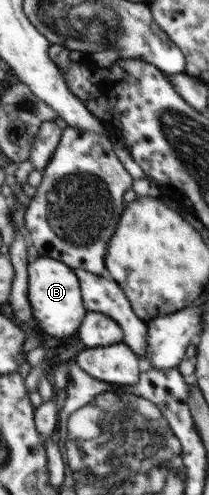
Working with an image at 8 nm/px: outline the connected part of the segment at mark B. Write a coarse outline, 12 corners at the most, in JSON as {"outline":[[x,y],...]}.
{"outline":[[29,259],[29,300],[38,327],[76,335],[88,311],[74,270]]}

